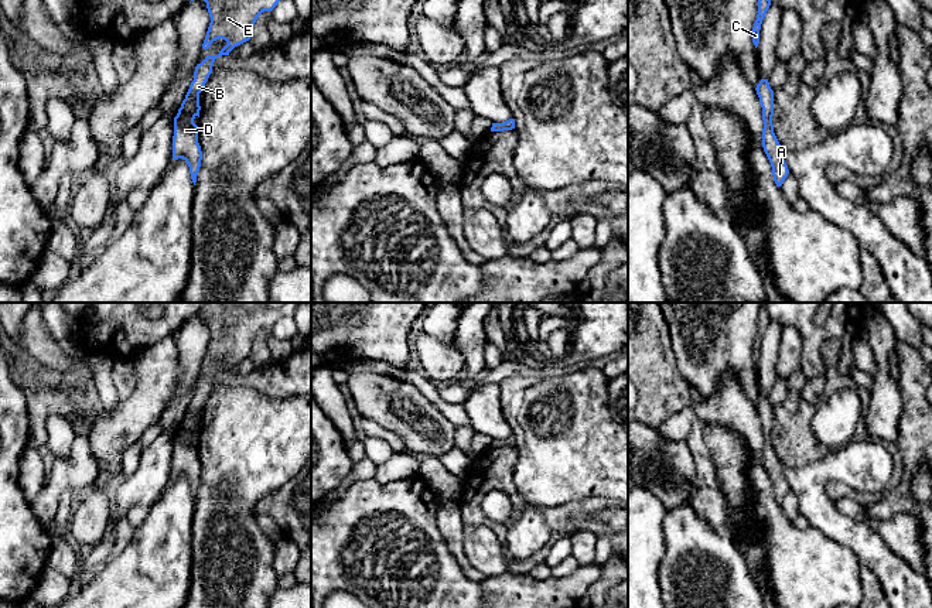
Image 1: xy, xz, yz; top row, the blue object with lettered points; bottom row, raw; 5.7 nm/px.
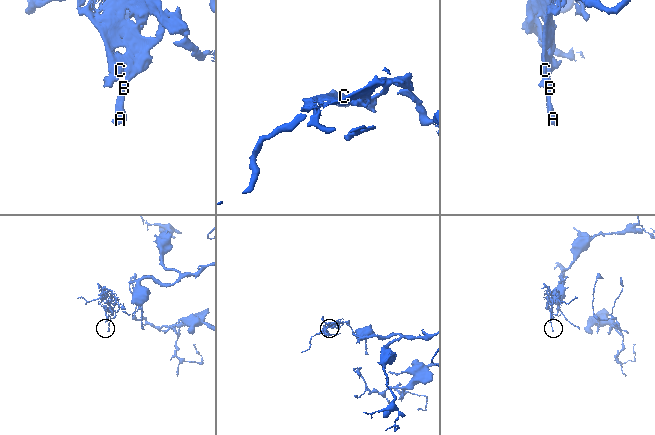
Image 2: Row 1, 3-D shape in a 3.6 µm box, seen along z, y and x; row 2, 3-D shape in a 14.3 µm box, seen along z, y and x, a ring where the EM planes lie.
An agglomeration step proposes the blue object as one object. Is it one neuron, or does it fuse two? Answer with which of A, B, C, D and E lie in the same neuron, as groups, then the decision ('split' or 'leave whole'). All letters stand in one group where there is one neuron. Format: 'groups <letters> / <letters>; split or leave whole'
groups A B C D E; leave whole

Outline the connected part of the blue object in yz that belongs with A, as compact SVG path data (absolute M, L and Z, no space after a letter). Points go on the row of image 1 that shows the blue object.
M761 79L755 90L762 107L762 147L771 163L774 181L776 187L781 187L788 177L789 170L784 160L784 148L774 133L774 90L771 89L768 79Z

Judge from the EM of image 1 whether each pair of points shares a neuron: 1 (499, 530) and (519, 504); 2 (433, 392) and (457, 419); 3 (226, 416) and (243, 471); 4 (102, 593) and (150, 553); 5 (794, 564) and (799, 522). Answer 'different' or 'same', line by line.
1: same
2: same
3: same
4: same
5: different

